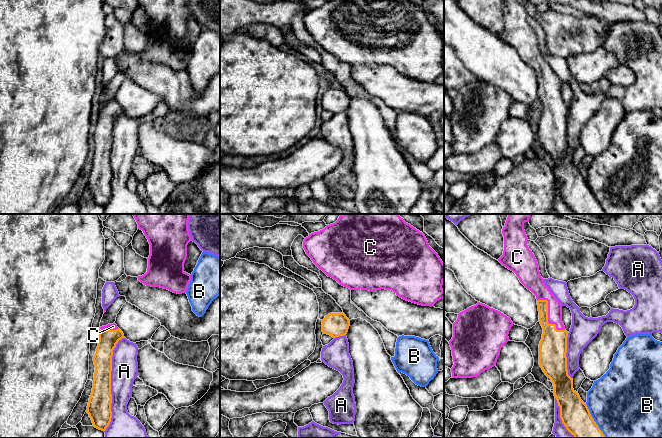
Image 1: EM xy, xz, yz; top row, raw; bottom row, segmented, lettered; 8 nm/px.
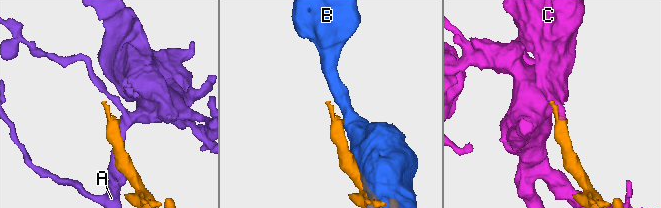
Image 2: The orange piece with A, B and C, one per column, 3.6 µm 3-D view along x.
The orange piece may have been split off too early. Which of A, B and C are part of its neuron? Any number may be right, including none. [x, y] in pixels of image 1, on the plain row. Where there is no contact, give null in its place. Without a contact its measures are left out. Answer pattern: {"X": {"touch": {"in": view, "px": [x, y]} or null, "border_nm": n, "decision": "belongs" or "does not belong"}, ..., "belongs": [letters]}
{"A": {"touch": {"in": "xy", "px": [110, 159]}, "border_nm": 800, "decision": "does not belong"}, "B": {"touch": {"in": "yz", "px": [593, 196]}, "border_nm": 320, "decision": "does not belong"}, "C": {"touch": {"in": "yz", "px": [547, 92]}, "border_nm": 340, "decision": "belongs"}, "belongs": ["C"]}

